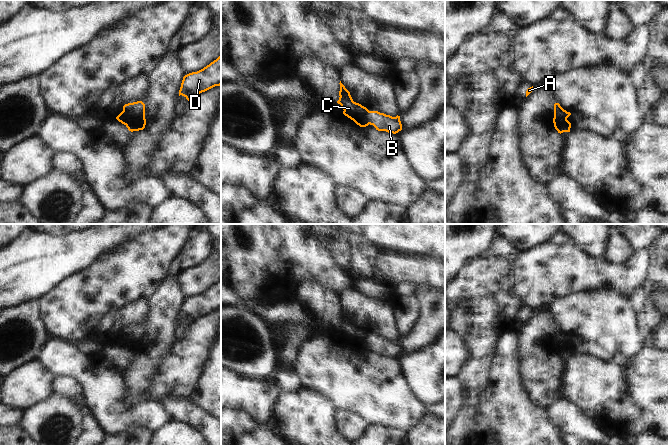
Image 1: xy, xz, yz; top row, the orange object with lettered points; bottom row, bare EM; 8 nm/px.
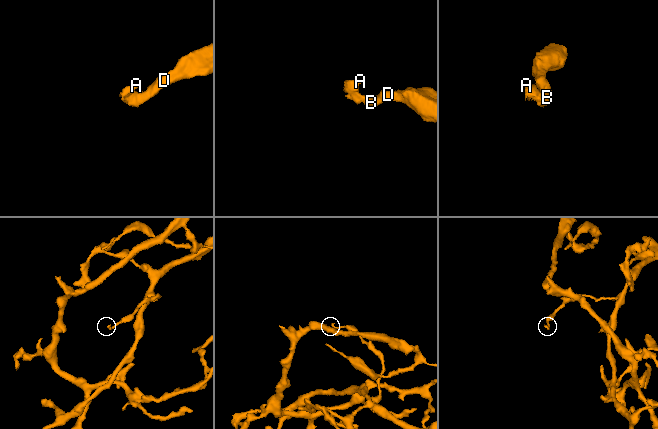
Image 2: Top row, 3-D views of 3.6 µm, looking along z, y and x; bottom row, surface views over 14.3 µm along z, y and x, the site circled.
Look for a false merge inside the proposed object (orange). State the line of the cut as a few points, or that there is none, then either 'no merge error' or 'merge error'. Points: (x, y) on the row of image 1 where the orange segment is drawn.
xz (367, 110), (369, 123) | merge error

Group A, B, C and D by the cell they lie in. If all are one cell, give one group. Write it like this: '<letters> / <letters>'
A C / B D

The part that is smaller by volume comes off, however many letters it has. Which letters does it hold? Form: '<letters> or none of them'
A, C

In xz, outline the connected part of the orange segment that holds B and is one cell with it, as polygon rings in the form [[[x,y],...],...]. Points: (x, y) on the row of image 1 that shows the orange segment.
[[[378,111],[367,112],[369,124],[373,125],[378,131],[386,131],[388,133],[396,134],[402,130],[400,116],[392,117]]]

